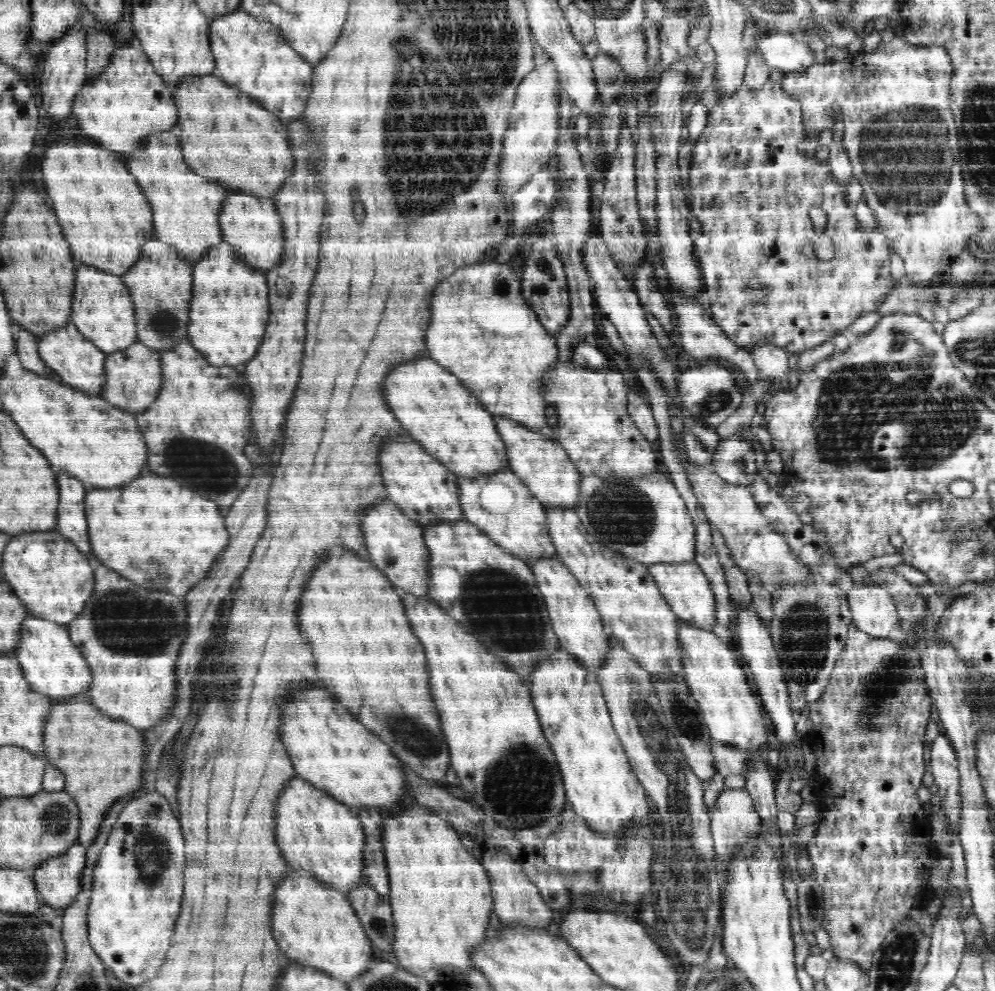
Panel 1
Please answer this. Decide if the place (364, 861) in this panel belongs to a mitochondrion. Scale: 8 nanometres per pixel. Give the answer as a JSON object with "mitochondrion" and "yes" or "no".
{"mitochondrion":"no"}

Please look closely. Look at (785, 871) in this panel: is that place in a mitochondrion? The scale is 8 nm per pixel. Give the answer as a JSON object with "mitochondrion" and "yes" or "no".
{"mitochondrion":"no"}

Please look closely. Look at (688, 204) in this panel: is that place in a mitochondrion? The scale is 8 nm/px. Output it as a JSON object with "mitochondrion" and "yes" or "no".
{"mitochondrion":"no"}

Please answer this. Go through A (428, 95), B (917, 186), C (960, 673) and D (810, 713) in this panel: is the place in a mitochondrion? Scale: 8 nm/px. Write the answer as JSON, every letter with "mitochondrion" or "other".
{"A":"mitochondrion","B":"mitochondrion","C":"mitochondrion","D":"other"}

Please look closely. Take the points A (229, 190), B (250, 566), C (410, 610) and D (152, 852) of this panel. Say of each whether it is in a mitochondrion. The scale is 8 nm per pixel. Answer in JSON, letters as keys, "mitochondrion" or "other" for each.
{"A":"other","B":"other","C":"other","D":"mitochondrion"}

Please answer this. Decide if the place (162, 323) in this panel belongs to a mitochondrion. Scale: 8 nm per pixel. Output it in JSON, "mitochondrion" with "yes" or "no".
{"mitochondrion":"yes"}

